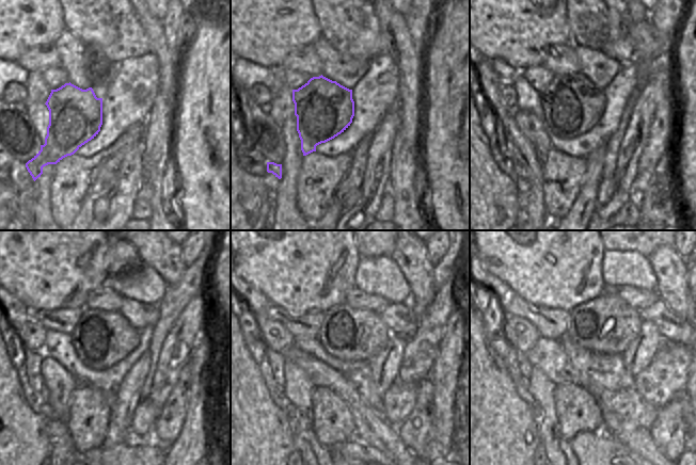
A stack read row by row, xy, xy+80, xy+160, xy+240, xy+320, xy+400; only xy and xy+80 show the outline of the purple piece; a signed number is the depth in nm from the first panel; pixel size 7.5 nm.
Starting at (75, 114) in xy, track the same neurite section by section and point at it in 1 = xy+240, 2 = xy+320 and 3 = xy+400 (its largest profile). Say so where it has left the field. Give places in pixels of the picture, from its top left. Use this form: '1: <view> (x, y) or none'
1: xy+240 (101, 339)
2: xy+320 (348, 334)
3: xy+400 (606, 324)

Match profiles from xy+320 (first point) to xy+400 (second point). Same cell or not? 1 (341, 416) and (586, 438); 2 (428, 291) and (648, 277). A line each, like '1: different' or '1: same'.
1: different
2: different

